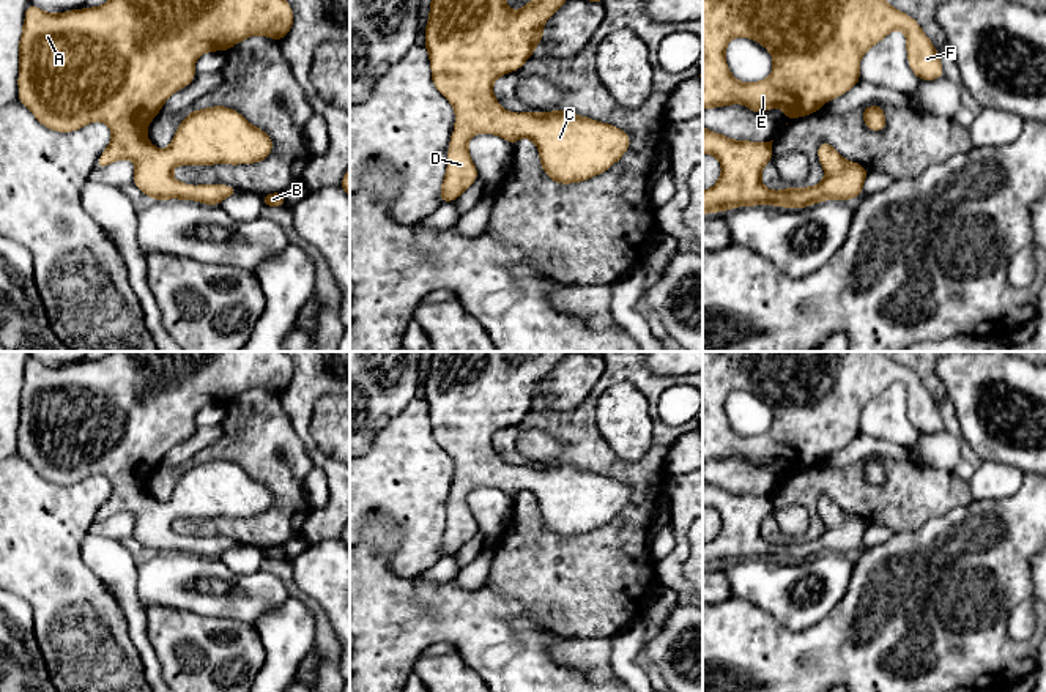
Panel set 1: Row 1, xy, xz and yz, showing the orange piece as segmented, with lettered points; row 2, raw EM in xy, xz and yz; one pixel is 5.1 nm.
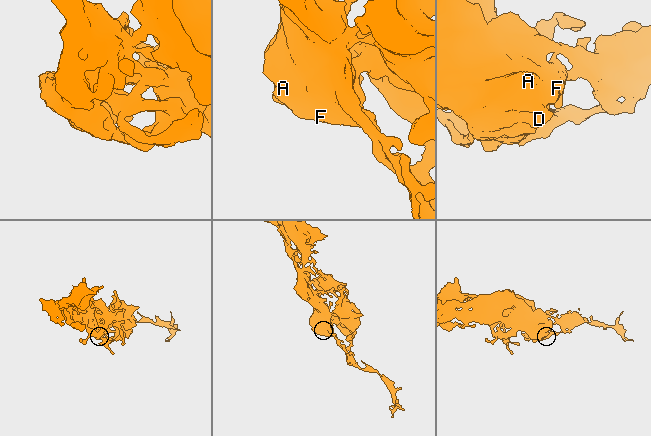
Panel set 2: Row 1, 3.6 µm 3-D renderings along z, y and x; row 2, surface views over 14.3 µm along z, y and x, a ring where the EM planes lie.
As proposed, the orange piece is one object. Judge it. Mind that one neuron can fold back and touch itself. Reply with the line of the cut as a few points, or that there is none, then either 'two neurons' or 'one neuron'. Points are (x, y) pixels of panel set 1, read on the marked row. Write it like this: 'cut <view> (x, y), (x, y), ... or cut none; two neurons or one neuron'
cut none; one neuron

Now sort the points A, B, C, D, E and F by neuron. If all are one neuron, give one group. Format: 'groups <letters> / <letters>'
groups A B C D E F

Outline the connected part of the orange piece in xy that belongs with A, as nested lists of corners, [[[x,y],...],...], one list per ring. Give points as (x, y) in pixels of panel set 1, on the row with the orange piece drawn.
[[[110,0],[57,14],[30,3],[19,41],[17,99],[43,126],[57,132],[72,132],[91,121],[106,123],[112,140],[96,167],[131,159],[135,164],[132,183],[145,195],[221,205],[238,192],[235,186],[189,186],[176,181],[172,170],[176,166],[255,164],[271,154],[273,139],[224,106],[189,112],[167,150],[156,148],[147,129],[167,98],[194,80],[200,55],[225,52],[254,35],[280,41],[291,27],[293,9],[287,0]]]

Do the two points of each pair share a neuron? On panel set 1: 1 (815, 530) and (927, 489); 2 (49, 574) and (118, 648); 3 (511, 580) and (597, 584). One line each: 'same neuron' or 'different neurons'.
1: same neuron
2: same neuron
3: same neuron

